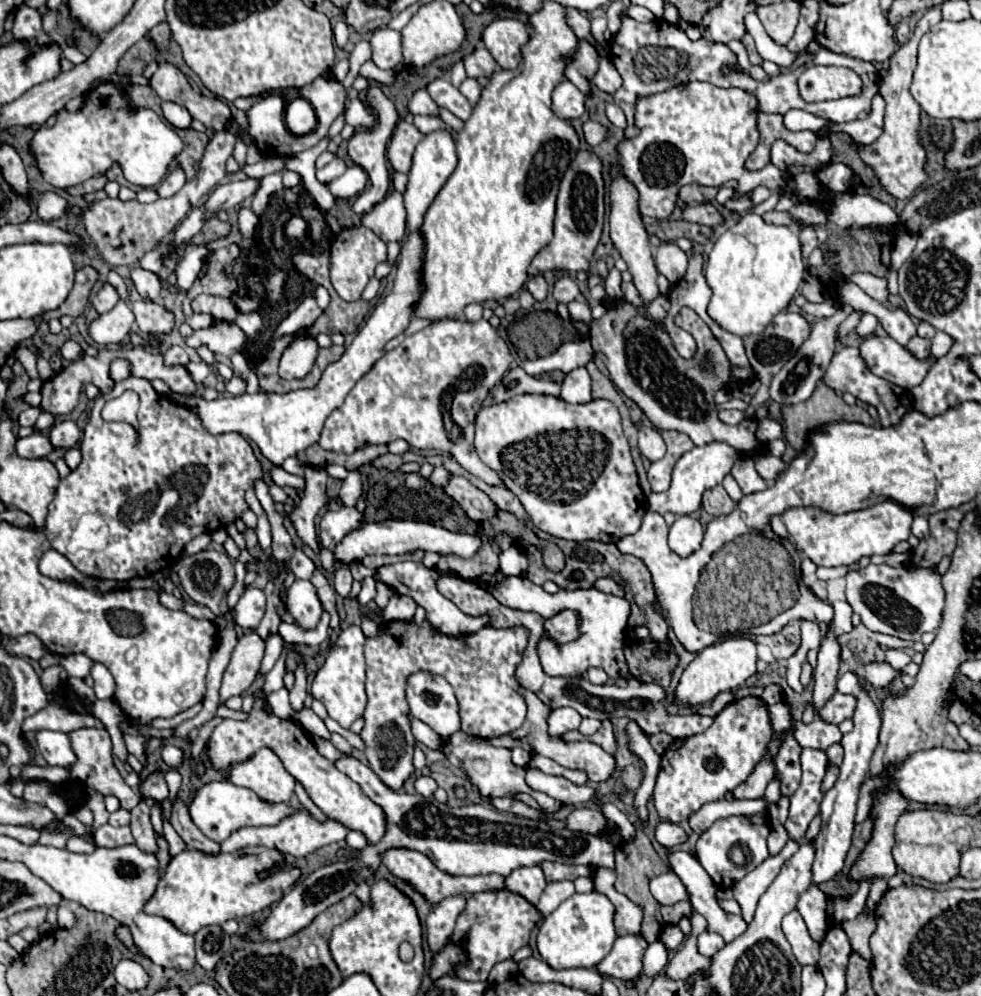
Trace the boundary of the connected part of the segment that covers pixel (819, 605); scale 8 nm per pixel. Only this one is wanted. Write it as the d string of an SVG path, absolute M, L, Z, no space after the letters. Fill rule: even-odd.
M799 584L799 592L800 598L791 609L769 619L767 623L761 623L759 627L751 627L749 633L773 635L781 627L785 627L789 621L803 619L815 621L819 625L821 635L825 636L834 616L833 608L826 601L817 598L805 584Z

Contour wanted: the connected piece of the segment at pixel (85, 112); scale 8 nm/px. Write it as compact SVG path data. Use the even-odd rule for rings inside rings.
M111 81L89 89L83 105L75 113L61 109L55 125L41 125L29 141L29 153L41 177L57 189L69 189L91 177L99 177L115 163L119 163L129 183L153 187L161 183L181 151L183 141L179 135L155 111L133 107L123 89Z

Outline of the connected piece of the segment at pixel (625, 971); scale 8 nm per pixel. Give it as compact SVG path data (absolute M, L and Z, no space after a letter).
M641 935L617 937L611 953L597 965L603 975L617 979L637 979L641 975L641 957L647 941Z

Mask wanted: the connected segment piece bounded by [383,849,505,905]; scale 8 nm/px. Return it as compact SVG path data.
M389 849L383 855L383 863L387 865L387 869L391 871L391 875L395 875L401 881L407 881L411 887L415 887L415 891L419 891L431 905L441 903L447 897L455 897L455 895L471 895L477 891L495 891L495 889L503 889L503 879L499 875L477 875L477 877L453 877L447 875L443 871L439 871L425 855L417 853L417 851L409 851L409 849Z

